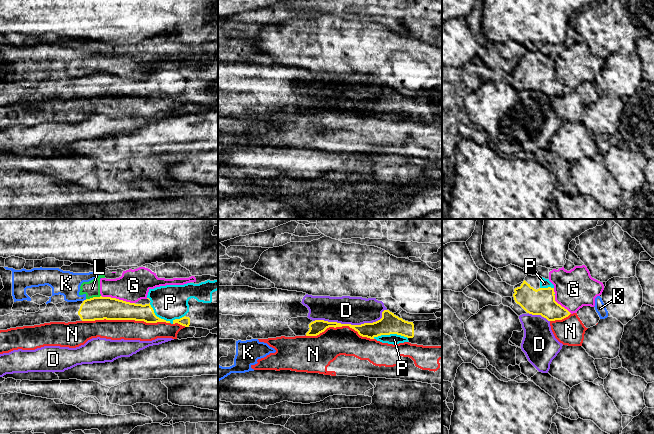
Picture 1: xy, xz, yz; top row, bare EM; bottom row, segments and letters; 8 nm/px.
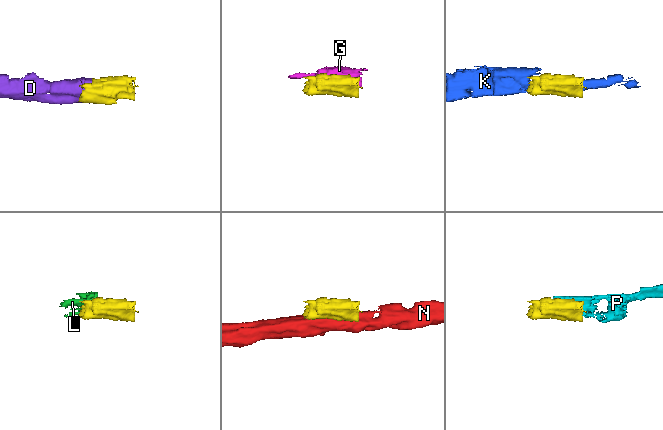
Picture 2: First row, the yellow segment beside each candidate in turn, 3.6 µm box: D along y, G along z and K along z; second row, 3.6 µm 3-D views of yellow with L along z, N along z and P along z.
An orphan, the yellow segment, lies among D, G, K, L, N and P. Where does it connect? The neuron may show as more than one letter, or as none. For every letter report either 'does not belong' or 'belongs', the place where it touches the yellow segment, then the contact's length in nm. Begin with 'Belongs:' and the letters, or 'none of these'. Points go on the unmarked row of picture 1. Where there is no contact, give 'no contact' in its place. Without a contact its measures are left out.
Belongs: P
D: does not belong | xz (350, 100) | 600 nm
G: does not belong | xy (118, 75) | 280 nm
K: does not belong | xy (84, 76) | 40 nm
L: does not belong | xy (93, 73) | 120 nm
N: does not belong | xy (126, 95) | 700 nm
P: belongs | xz (390, 109) | 280 nm

